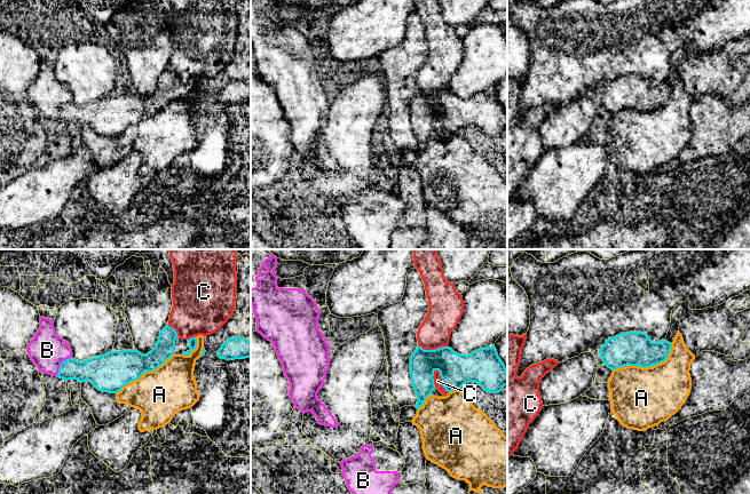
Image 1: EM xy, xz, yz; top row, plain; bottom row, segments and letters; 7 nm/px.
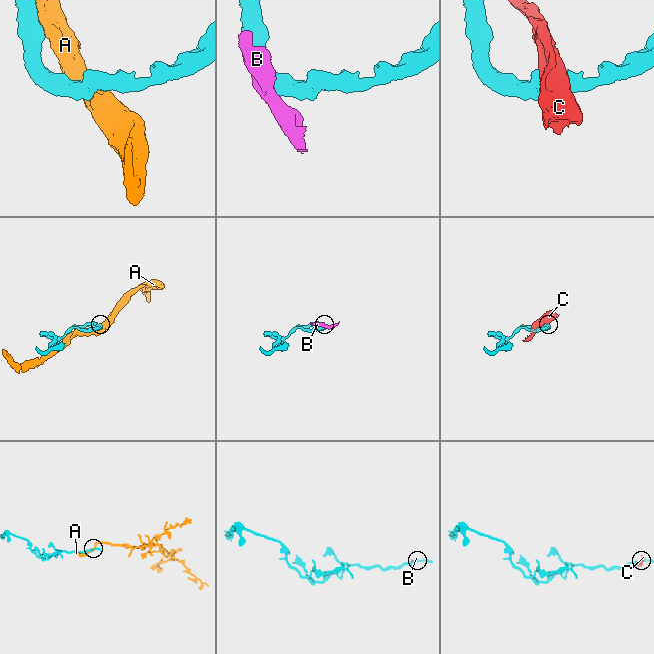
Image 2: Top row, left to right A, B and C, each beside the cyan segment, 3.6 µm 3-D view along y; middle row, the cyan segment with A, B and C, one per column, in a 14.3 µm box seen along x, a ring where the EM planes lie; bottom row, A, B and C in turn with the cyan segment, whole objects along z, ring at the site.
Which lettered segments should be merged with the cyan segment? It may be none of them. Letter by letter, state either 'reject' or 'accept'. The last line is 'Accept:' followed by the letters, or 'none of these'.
A: reject
B: reject
C: reject
Accept: none of these

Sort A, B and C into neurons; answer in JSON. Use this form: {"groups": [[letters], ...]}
{"groups": [["A"], ["B"], ["C"]]}

